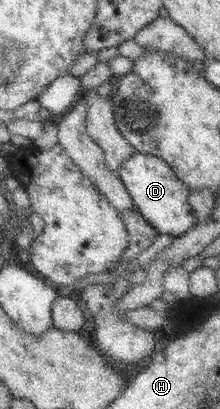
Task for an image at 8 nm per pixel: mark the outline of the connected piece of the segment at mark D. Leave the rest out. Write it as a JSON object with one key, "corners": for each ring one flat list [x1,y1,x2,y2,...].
{"corners":[[135,151,127,161,123,162,118,175,131,194,136,211,158,234,177,238,190,231,197,223,188,200,191,188,183,183,173,168,159,156]]}

